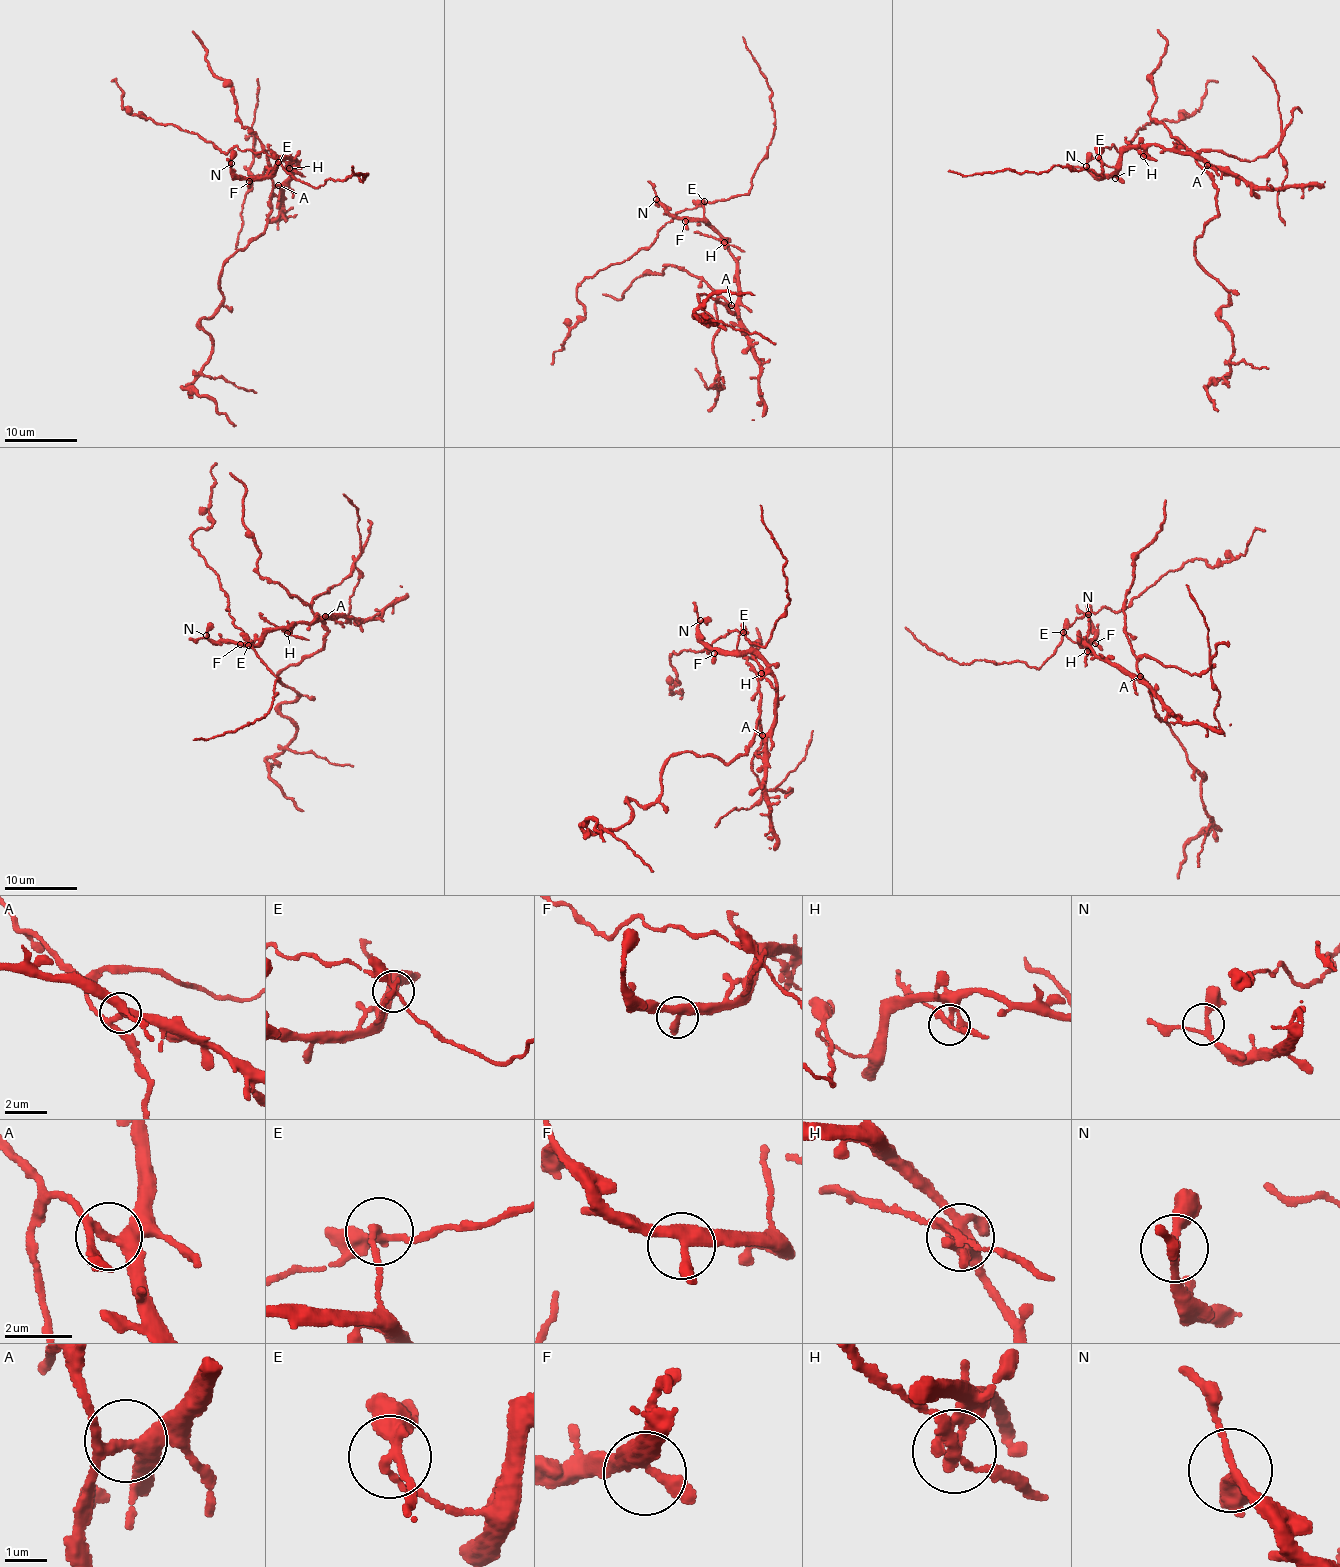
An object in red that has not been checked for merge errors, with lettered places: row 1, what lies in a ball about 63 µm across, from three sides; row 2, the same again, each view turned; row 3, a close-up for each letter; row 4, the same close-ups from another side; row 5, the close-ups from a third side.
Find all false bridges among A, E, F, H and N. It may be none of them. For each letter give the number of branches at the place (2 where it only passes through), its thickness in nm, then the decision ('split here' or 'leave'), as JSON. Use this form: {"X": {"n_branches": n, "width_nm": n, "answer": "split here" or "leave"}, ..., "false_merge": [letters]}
{"A": {"n_branches": 4, "width_nm": 280, "answer": "split here"}, "E": {"n_branches": 3, "width_nm": 200, "answer": "split here"}, "F": {"n_branches": 3, "width_nm": 360, "answer": "leave"}, "H": {"n_branches": 3, "width_nm": 280, "answer": "split here"}, "N": {"n_branches": 3, "width_nm": 200, "answer": "leave"}, "false_merge": ["A", "E", "H"]}

